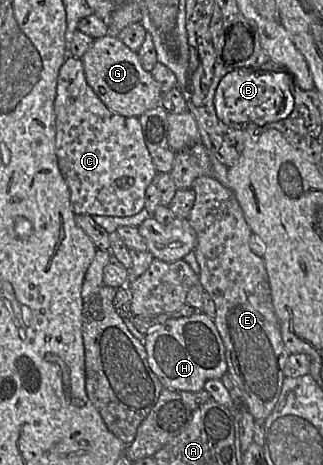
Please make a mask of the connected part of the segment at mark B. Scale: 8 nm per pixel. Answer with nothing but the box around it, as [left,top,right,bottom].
[214,69,300,127]

